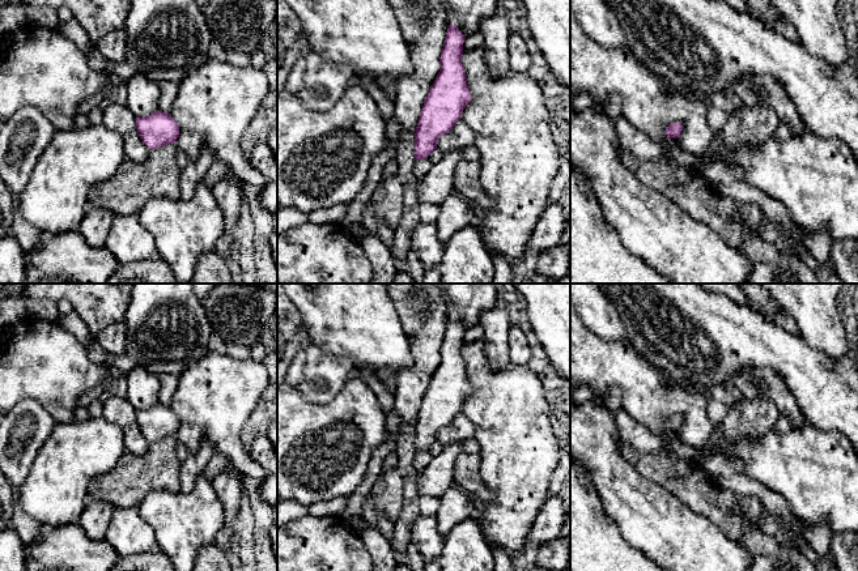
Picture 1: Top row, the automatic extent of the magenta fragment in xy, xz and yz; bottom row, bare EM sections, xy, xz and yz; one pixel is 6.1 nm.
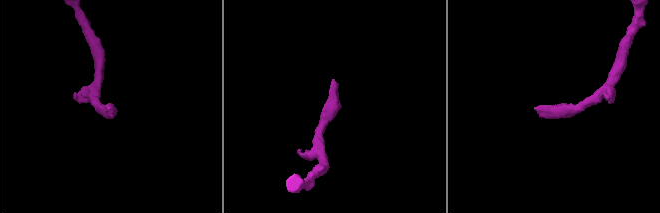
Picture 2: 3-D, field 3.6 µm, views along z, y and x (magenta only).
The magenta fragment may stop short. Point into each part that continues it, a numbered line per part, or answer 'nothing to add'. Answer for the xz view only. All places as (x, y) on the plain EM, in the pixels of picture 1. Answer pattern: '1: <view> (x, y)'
1: xz (466, 302)

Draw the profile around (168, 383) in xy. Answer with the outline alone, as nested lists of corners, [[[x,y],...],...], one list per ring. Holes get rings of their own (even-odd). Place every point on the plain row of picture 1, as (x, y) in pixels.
[[[162,374],[158,375],[158,379],[160,379],[160,393],[158,393],[160,402],[170,406],[174,392],[178,387],[178,378],[170,374]]]

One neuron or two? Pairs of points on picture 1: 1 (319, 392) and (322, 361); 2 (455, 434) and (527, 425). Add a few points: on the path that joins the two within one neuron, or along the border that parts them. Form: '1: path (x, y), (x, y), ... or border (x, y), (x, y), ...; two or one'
1: path (321, 384), (322, 369); one
2: border (461, 410), (472, 425), (474, 437); two

